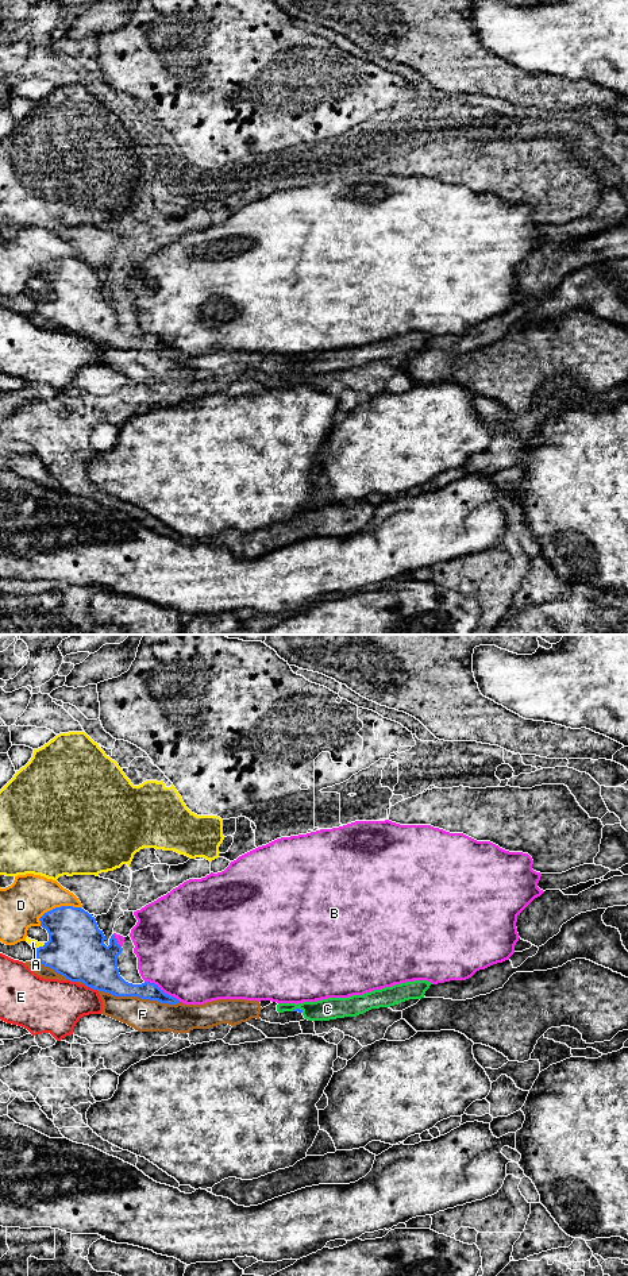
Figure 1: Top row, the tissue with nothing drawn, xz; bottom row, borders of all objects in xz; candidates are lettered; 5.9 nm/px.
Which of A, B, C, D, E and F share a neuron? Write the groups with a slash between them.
A / B / C F / D / E

